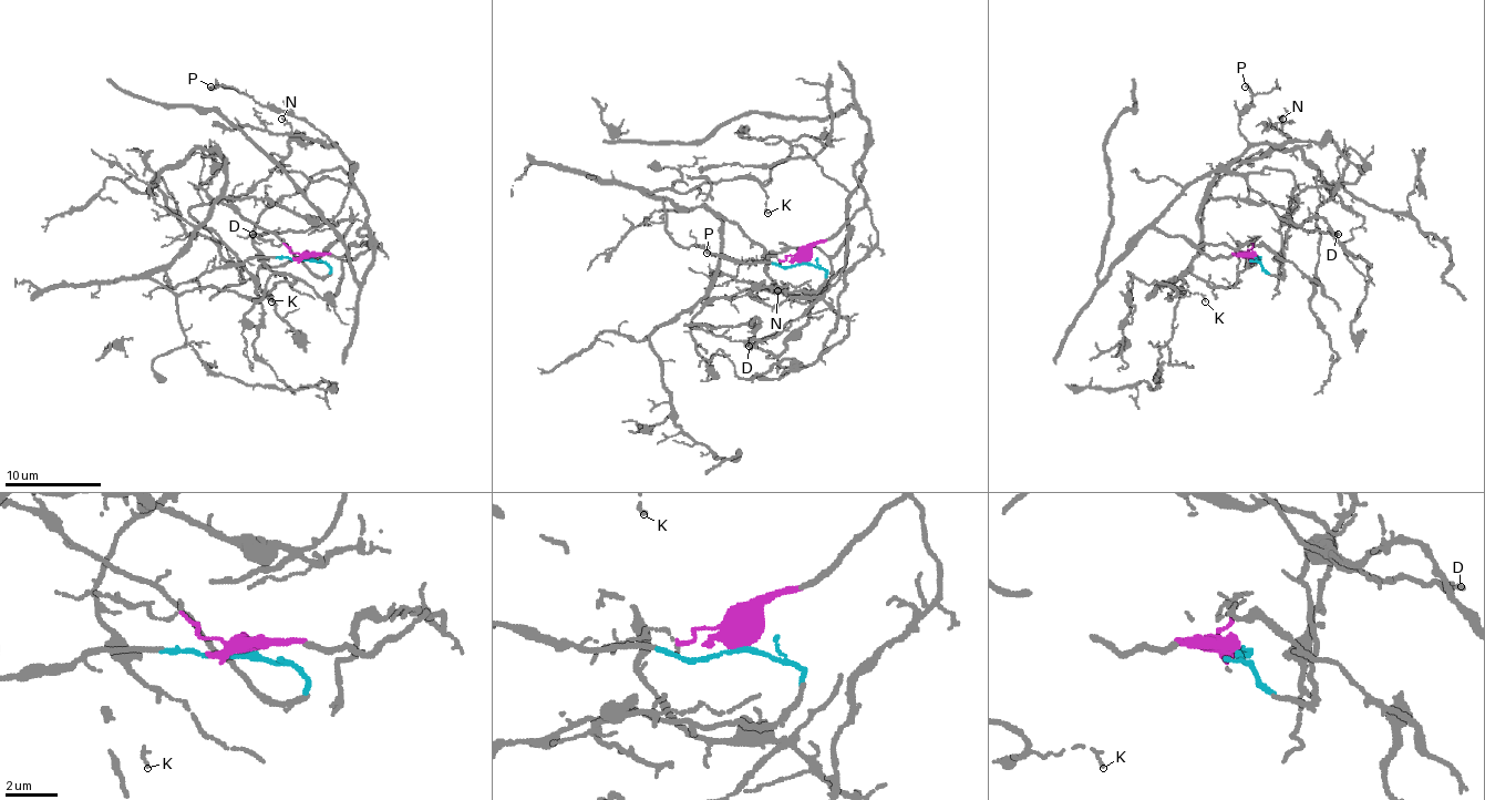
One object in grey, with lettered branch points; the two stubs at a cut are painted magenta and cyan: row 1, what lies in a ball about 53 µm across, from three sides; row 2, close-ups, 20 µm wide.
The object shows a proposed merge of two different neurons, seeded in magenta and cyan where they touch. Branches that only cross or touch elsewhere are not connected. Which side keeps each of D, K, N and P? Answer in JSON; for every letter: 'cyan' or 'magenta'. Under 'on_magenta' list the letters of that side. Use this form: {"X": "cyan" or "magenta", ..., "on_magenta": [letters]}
{"D": "magenta", "K": "cyan", "N": "magenta", "P": "magenta", "on_magenta": ["D", "N", "P"]}

